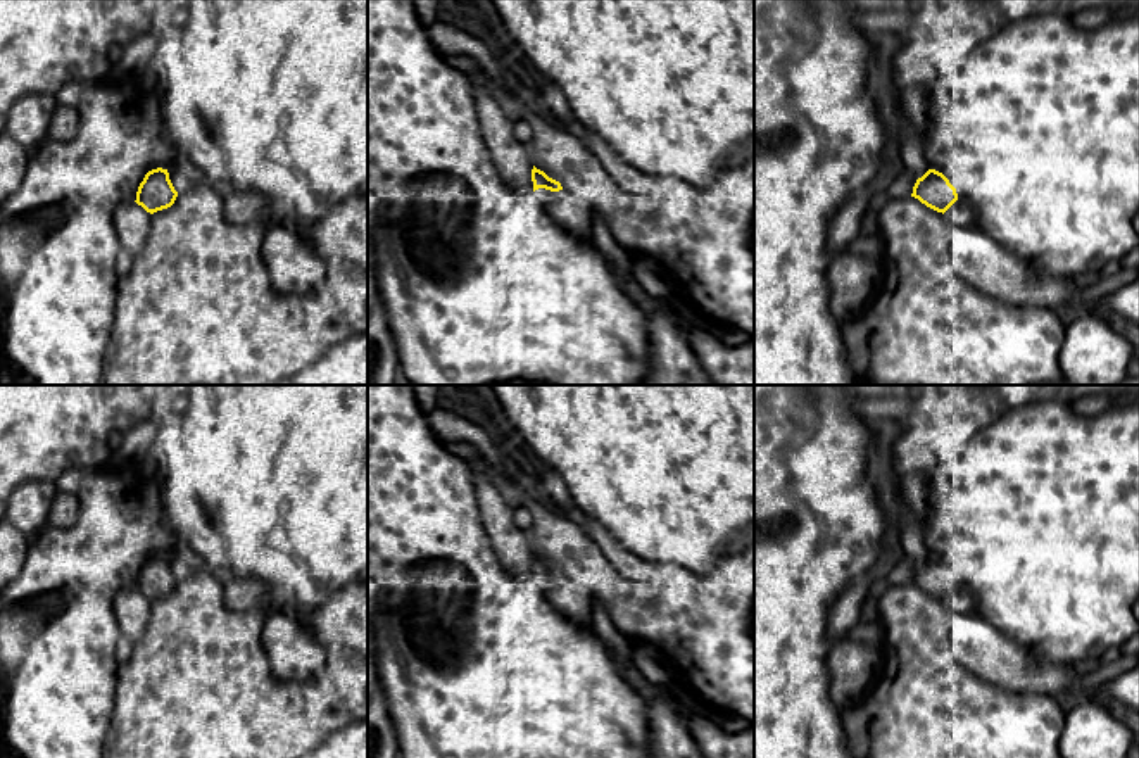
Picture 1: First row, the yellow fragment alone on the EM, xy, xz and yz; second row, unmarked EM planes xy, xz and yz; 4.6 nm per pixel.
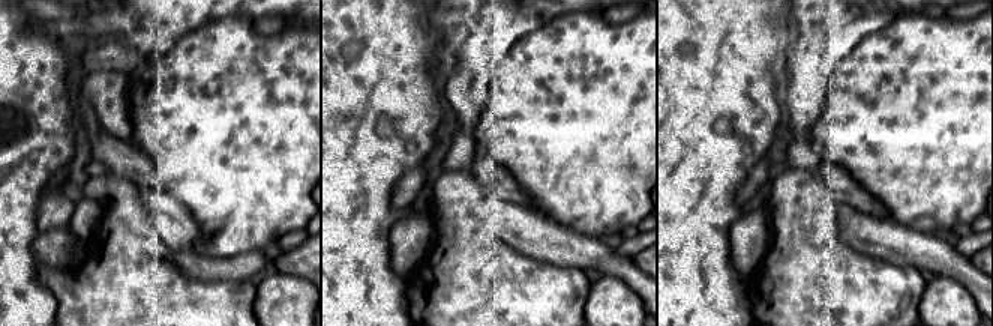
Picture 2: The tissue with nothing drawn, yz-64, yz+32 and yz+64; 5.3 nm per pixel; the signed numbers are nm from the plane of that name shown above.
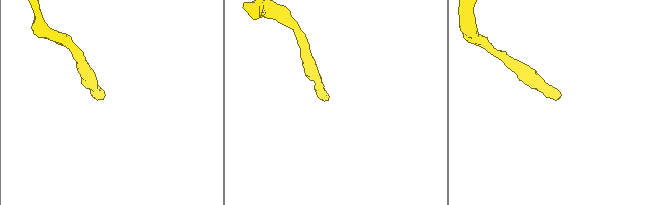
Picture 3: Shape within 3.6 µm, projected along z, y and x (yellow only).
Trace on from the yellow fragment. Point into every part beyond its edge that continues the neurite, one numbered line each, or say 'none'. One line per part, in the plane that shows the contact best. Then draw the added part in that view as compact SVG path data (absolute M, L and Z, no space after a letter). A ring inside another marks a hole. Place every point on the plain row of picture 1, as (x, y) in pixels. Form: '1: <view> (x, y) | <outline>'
1: xz (572, 600) | M538 575L533 578L540 585L549 603L578 625L592 627L592 594L580 584L559 577Z

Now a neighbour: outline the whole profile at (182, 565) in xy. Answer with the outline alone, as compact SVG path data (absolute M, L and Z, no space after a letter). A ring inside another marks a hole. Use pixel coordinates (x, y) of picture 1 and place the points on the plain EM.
M183 549L167 554L167 559L178 580L188 578L197 568L197 563Z

